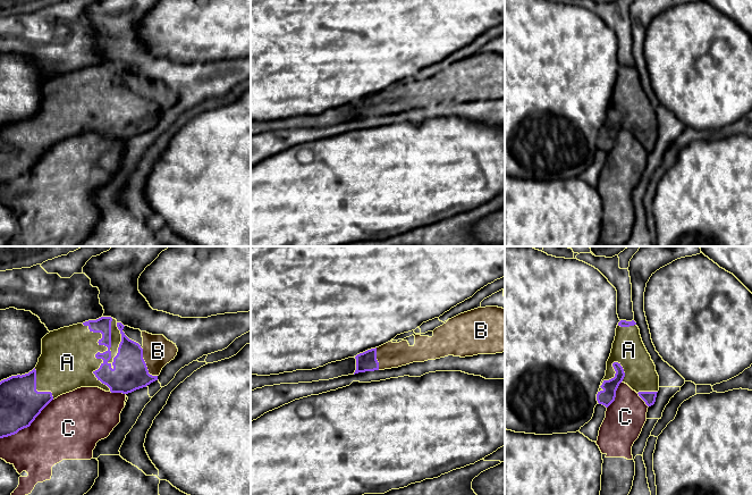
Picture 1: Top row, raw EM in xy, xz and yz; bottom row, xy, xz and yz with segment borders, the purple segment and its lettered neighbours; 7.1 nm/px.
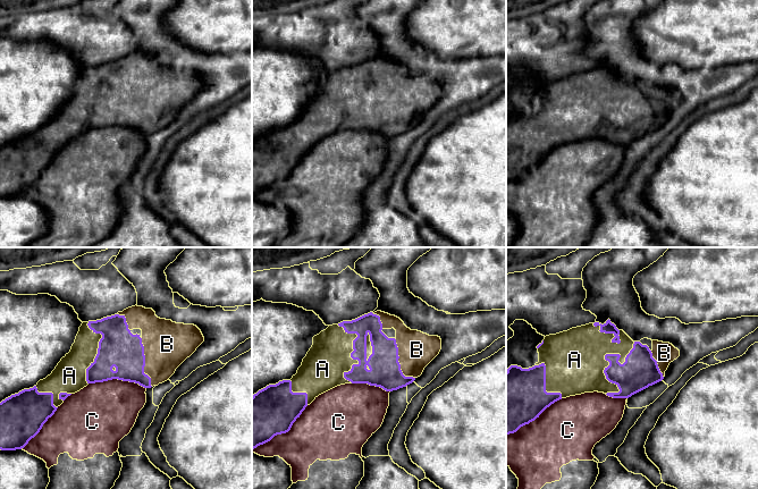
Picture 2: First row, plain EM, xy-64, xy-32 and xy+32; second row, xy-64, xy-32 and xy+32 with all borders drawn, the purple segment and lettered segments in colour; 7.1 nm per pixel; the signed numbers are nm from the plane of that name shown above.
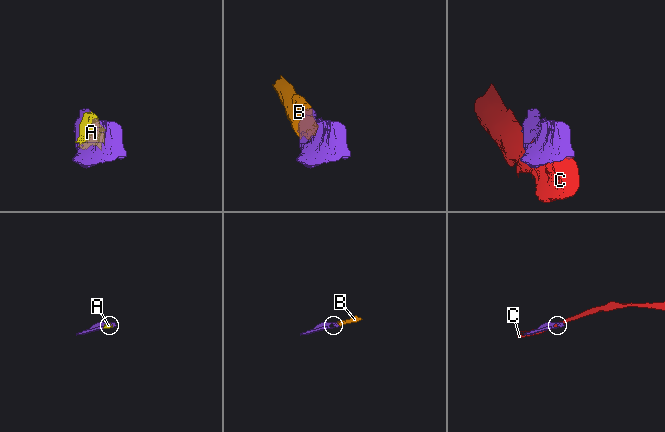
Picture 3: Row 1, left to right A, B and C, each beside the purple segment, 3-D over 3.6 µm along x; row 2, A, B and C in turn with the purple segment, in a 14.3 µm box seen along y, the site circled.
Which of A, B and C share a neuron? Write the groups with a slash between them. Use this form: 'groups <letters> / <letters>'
groups A B / C

